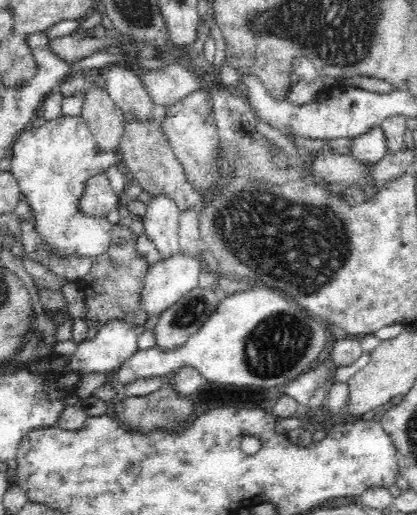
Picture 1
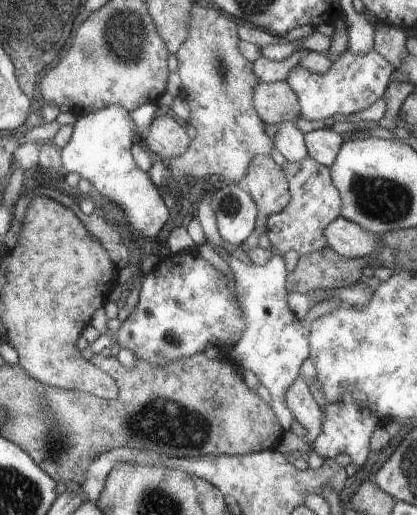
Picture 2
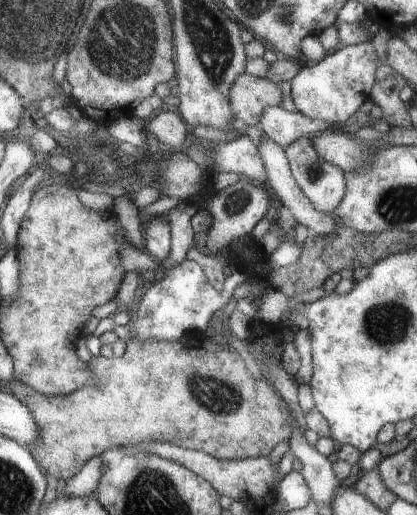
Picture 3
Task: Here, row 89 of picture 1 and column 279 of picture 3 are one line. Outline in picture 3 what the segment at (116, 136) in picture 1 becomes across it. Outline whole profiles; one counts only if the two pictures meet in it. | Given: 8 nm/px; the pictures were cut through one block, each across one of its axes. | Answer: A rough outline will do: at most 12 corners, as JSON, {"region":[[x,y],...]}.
{"region":[[244,73],[230,88],[238,124],[258,126],[282,106],[280,85]]}

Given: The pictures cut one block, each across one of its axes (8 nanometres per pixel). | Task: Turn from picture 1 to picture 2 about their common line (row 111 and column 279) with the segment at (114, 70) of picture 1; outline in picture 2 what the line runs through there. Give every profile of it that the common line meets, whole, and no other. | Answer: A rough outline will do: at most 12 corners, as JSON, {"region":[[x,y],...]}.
{"region":[[281,122],[274,136],[278,152],[288,162],[308,154],[295,122]]}

